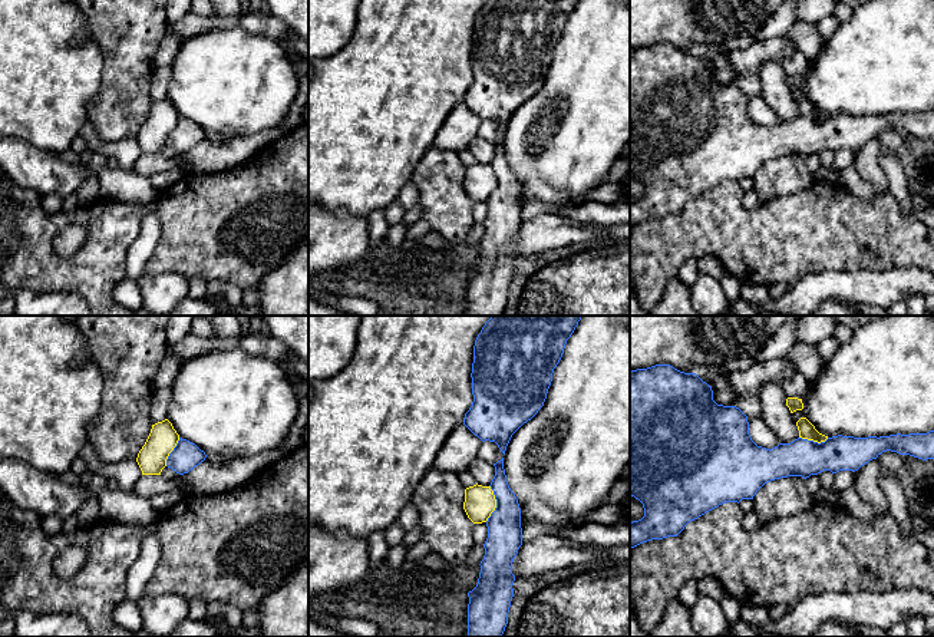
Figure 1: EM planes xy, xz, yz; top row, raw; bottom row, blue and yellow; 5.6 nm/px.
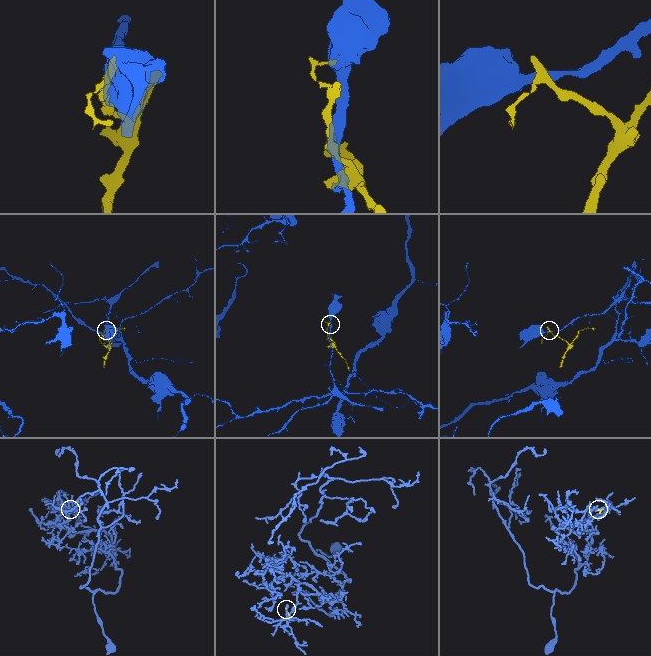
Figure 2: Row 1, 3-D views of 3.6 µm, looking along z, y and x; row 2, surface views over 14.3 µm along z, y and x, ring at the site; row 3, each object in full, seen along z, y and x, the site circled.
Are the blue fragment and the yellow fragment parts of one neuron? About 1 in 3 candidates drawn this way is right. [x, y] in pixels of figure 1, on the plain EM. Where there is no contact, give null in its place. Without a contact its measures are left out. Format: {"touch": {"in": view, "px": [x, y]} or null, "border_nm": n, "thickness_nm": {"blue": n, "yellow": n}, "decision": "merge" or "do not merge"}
{"touch": {"in": "xz", "px": [497, 182]}, "border_nm": 200, "thickness_nm": {"blue": 190, "yellow": 180}, "decision": "do not merge"}

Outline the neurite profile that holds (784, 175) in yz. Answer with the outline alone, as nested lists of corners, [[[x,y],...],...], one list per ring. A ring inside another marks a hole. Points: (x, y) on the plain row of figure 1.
[[[788,155],[765,162],[753,175],[760,204],[799,192],[812,185],[812,175],[802,155]]]

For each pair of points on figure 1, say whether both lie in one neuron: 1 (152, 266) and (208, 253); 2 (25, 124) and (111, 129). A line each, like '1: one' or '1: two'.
1: one
2: two

